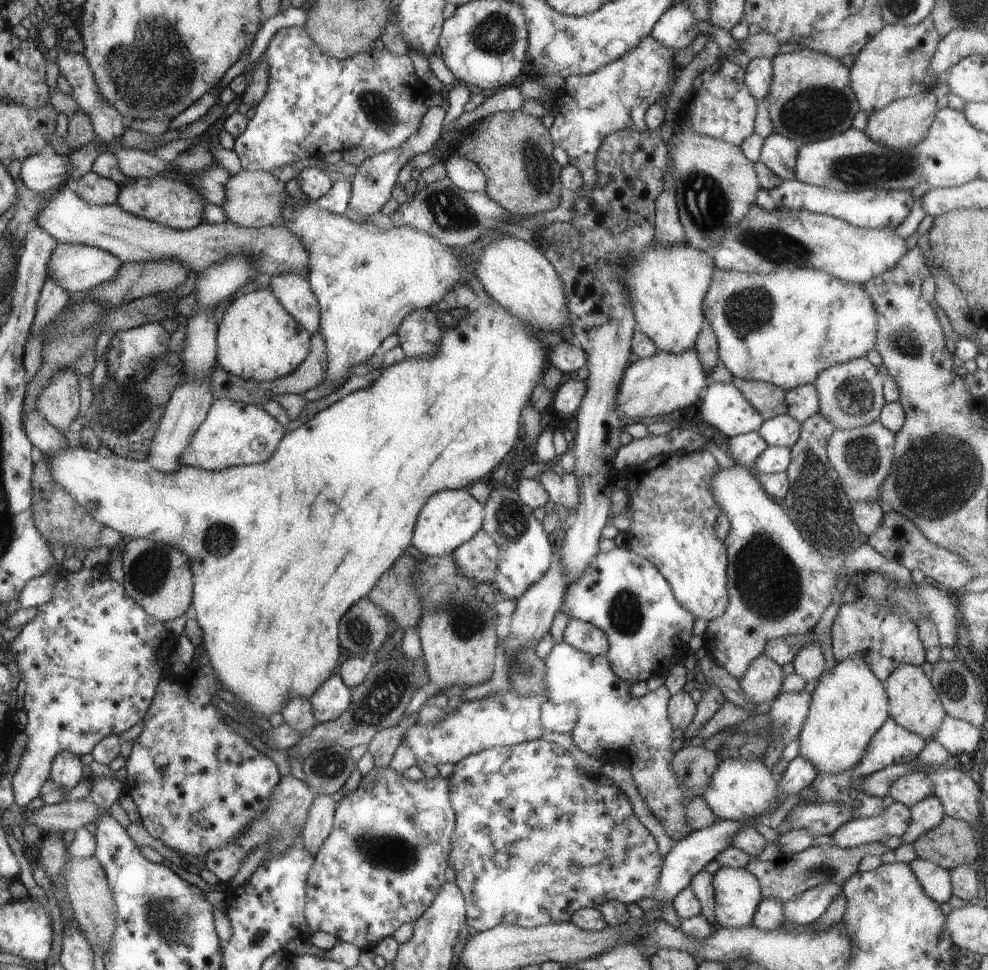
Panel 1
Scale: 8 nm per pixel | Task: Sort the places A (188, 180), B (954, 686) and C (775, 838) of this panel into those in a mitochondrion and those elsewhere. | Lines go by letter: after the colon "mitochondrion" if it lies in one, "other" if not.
A: other
B: mitochondrion
C: other

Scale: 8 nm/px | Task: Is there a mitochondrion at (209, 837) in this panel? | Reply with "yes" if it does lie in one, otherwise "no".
no

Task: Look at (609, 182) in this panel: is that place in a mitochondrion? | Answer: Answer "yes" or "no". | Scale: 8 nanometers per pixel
no

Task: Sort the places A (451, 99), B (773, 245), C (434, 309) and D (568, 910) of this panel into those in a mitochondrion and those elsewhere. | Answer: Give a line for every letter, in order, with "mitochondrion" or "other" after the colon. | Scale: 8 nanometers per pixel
A: other
B: mitochondrion
C: other
D: other

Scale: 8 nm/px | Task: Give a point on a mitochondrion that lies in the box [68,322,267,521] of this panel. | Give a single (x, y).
(126, 406)

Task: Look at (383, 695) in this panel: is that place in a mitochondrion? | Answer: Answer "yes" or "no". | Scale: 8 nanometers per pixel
yes

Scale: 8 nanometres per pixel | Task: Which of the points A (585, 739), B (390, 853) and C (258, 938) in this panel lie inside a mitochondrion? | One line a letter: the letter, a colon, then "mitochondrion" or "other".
A: other
B: mitochondrion
C: mitochondrion

